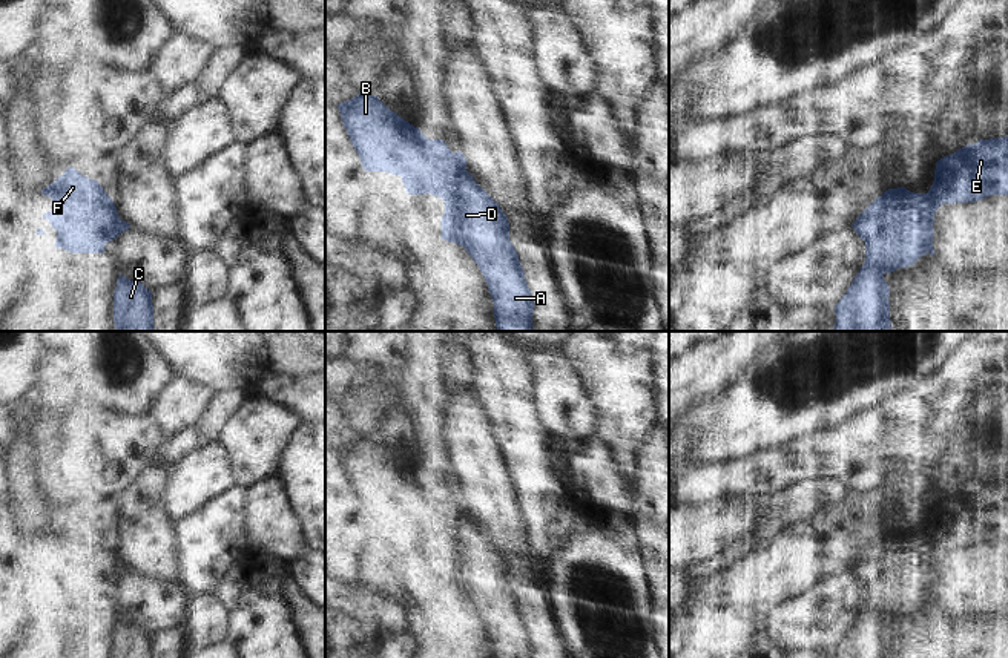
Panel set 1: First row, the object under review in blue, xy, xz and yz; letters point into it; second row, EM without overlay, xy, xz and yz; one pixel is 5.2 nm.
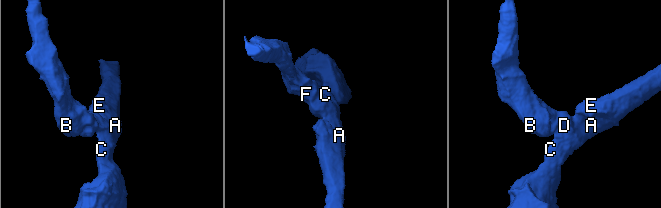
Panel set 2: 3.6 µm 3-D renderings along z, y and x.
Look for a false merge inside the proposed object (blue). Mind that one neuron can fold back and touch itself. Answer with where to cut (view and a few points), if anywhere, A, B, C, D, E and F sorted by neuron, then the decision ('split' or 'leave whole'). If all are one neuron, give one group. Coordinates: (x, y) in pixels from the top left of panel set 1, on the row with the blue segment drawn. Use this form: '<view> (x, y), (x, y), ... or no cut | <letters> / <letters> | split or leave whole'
xz (467, 172), (442, 198) | A C D E / B F | split

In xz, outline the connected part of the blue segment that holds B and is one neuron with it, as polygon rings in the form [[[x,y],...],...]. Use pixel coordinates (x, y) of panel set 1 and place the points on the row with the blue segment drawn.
[[[357,94],[338,104],[338,109],[364,170],[400,175],[408,195],[431,193],[443,199],[466,173],[466,158],[462,152],[451,152],[443,140],[428,140],[420,129],[390,110],[376,95]]]

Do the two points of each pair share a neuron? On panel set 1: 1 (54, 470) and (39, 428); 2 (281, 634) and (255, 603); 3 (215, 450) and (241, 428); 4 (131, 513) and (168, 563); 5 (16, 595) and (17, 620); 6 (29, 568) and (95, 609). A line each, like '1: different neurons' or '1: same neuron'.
1: same neuron
2: same neuron
3: different neurons
4: same neuron
5: same neuron
6: different neurons

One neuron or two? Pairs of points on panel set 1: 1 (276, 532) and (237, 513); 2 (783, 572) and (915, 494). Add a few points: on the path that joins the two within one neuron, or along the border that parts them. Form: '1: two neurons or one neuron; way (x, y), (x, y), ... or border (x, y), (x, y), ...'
1: two neurons; border (247, 490), (246, 529), (252, 546)
2: one neuron; way (815, 546), (833, 540), (859, 520), (882, 509)

